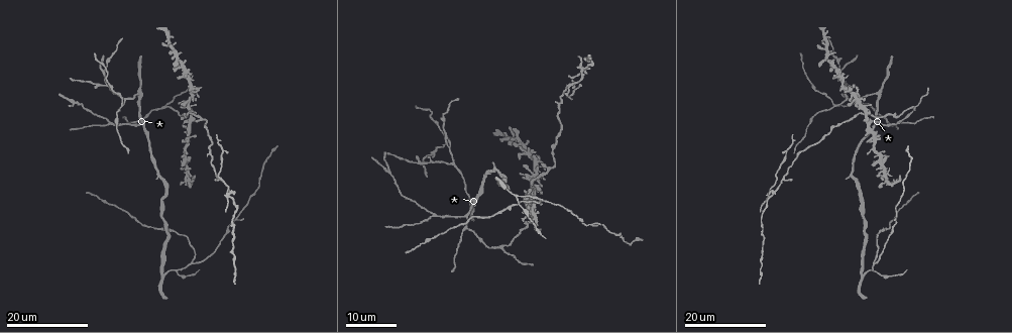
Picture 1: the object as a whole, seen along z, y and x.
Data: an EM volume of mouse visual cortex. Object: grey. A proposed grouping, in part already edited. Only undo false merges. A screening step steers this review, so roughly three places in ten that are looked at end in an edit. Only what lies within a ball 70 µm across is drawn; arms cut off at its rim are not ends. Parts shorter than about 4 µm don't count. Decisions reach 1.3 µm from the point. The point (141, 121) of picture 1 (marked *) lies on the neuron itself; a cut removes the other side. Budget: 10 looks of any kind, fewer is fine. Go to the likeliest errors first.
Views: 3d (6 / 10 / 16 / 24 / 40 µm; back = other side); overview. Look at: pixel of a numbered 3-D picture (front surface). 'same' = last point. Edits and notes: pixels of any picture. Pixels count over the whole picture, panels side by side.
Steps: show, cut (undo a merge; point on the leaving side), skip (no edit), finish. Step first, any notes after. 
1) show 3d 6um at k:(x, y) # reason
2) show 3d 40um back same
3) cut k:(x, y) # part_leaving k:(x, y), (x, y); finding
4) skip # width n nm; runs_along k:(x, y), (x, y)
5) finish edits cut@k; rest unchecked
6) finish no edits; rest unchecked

show 3d 16um at 1:(228, 194) # looks like a crossing

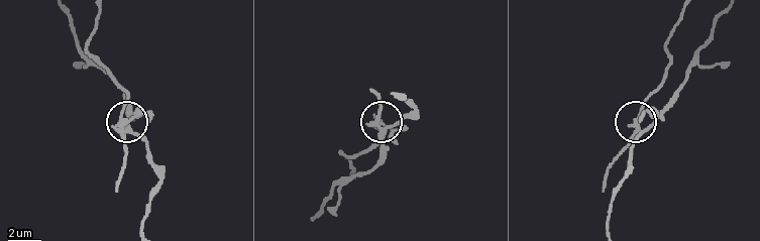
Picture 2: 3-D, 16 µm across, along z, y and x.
show 3d 10um at 2:(379, 126)

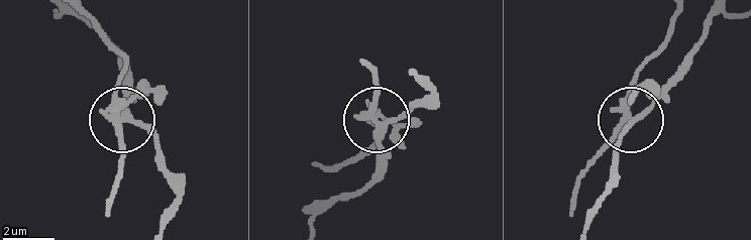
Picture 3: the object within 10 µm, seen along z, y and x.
cut 3:(646, 89) # arms 4; part_leaving 3:(625, 111), (634, 74), (666, 35), (674, 9); a second neuron is stuck on

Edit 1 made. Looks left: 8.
show 3d 16um at 1:(516, 196)

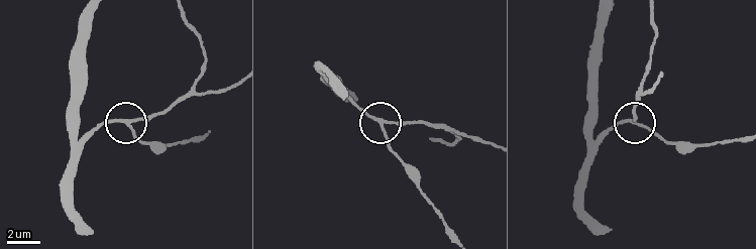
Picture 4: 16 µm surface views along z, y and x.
show 3d 6um at 4:(382, 127) # zoom in

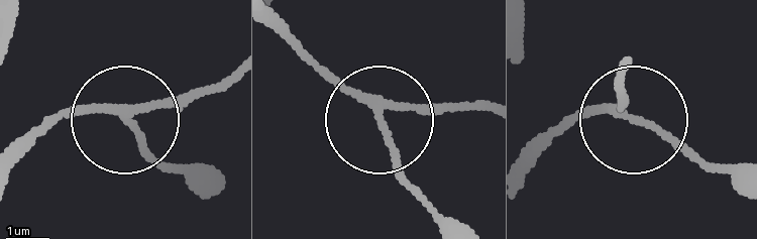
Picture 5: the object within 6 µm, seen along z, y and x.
show 3d 6um back at 5:(382, 118)

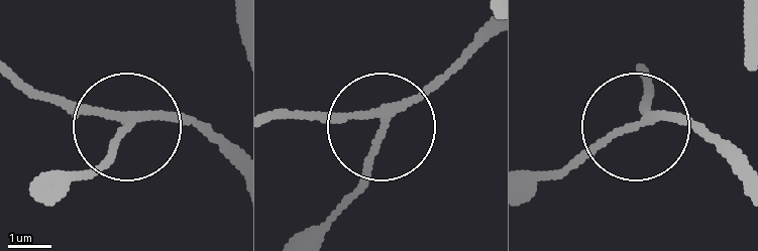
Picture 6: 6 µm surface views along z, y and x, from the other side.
skip # runs_along 6:(731, 161), (684, 121), (634, 121), (561, 171); continuous, no second neuron

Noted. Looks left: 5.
show 3d 16um at 1:(450, 147) # three arms meet

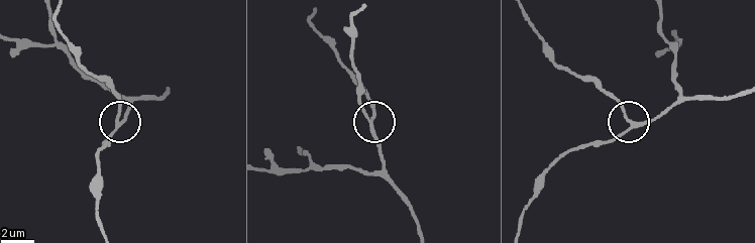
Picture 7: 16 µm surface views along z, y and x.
show 3d 10um at 7:(370, 125) # zoom in

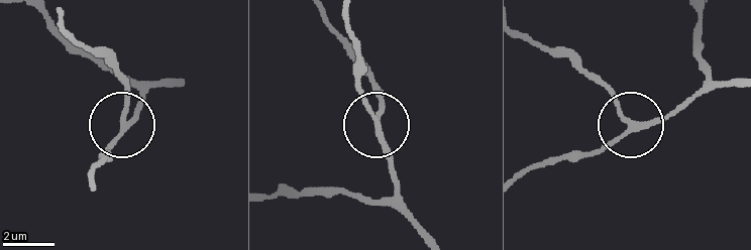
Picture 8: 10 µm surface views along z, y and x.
skip # side_arm 19 um; runs_along 8:(430, 231), (402, 199), (360, 84); all the same neuron

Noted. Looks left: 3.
show 3d 24um at 1:(164, 105) # a fork

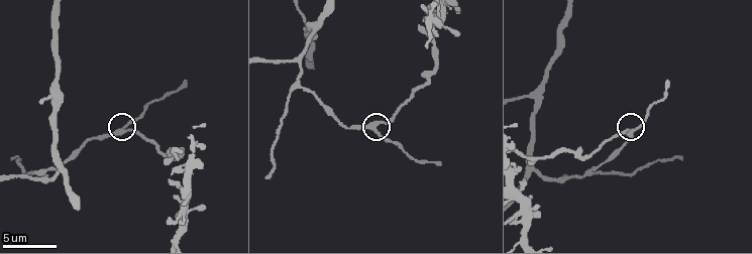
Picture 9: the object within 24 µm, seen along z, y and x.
show 3d 6um at 9:(120, 132) # zoom in

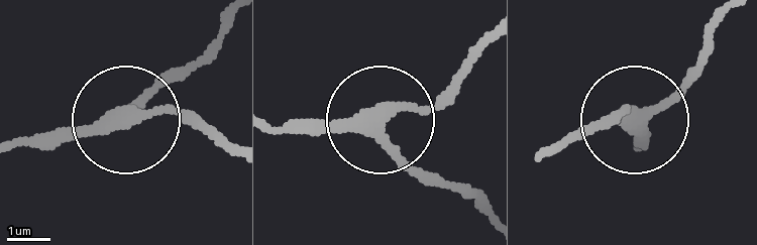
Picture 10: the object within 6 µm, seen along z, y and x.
skip # width 290 nm; one neuron here

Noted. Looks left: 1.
show 3d 10um at 9:(533, 93)

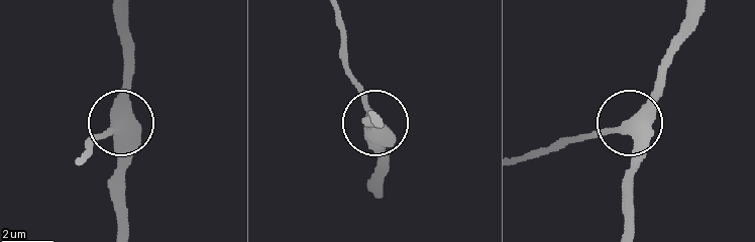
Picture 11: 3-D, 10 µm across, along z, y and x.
skip # runs_along 11:(125, 230), (119, 94), (130, 77); continuous, no second neuron

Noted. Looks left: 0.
finish edits cut@3; rest unchecked

